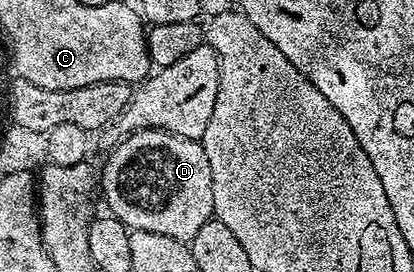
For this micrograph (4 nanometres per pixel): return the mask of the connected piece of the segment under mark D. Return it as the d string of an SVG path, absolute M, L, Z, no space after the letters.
M137 129L122 140L124 141L111 153L110 158L107 159L106 166L100 169L100 197L101 200L102 197L106 200L106 205L110 208L107 209L109 216L120 219L120 223L124 223L126 228L131 231L156 231L156 235L168 235L168 239L190 242L196 235L196 231L200 231L200 227L204 227L204 223L208 223L214 217L212 167L208 164L208 155L204 155L204 147L201 141L176 137L160 129Z

